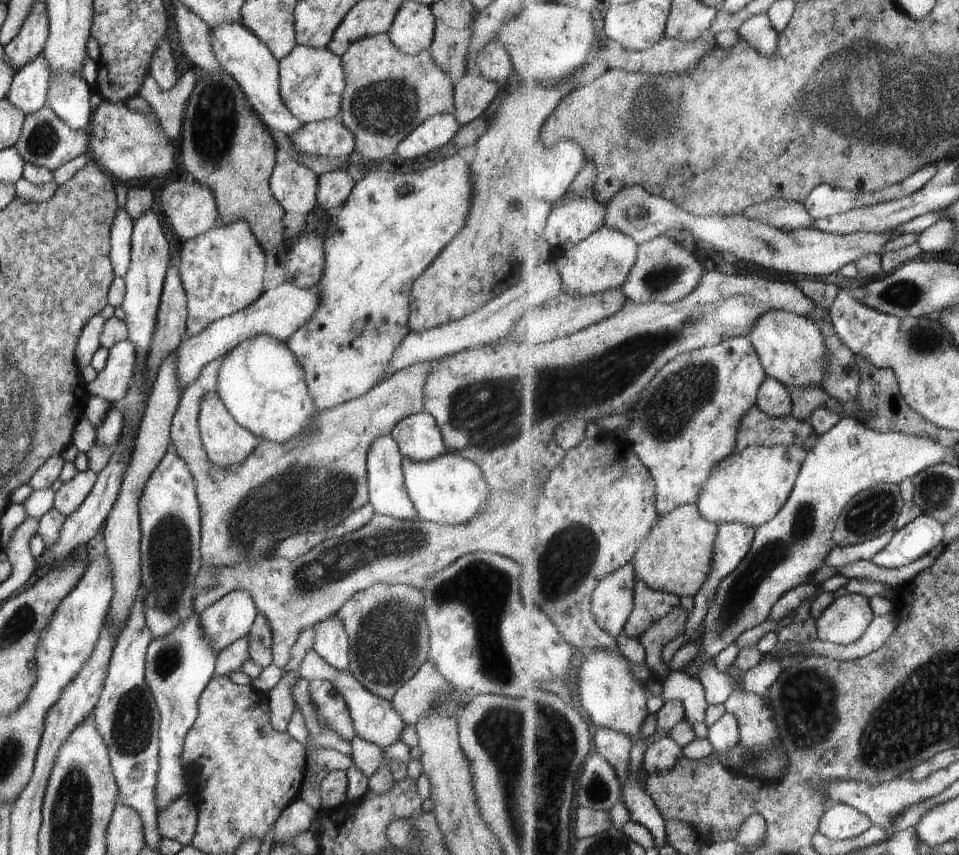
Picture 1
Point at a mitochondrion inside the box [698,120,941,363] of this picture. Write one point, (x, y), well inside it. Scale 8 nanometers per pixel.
(903, 292)

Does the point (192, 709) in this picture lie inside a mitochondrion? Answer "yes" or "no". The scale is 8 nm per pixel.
no

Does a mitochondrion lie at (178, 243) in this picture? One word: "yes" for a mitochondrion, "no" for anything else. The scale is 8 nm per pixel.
no

